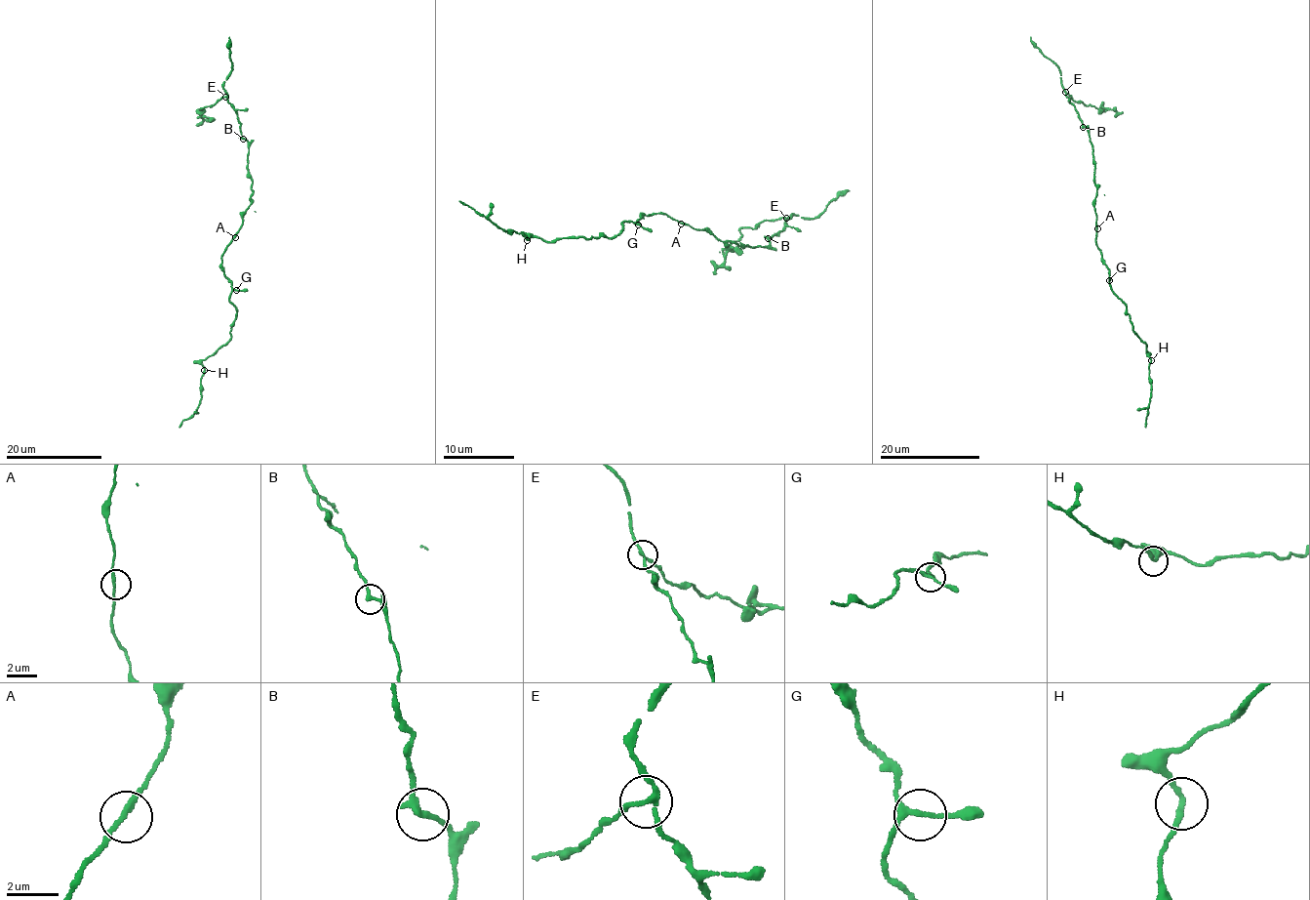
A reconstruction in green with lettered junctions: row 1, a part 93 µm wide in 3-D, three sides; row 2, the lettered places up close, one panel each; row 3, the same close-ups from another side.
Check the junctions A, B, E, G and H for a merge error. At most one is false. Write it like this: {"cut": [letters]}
{"cut": ["E"]}

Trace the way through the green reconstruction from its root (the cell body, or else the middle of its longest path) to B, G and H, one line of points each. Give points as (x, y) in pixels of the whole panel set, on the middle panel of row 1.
B: (679, 222), (745, 248), (767, 248), (768, 238)
G: (679, 222), (664, 214), (644, 214), (637, 222), (638, 224)
H: (679, 222), (664, 214), (644, 214), (639, 224), (621, 223), (612, 237), (527, 240)

